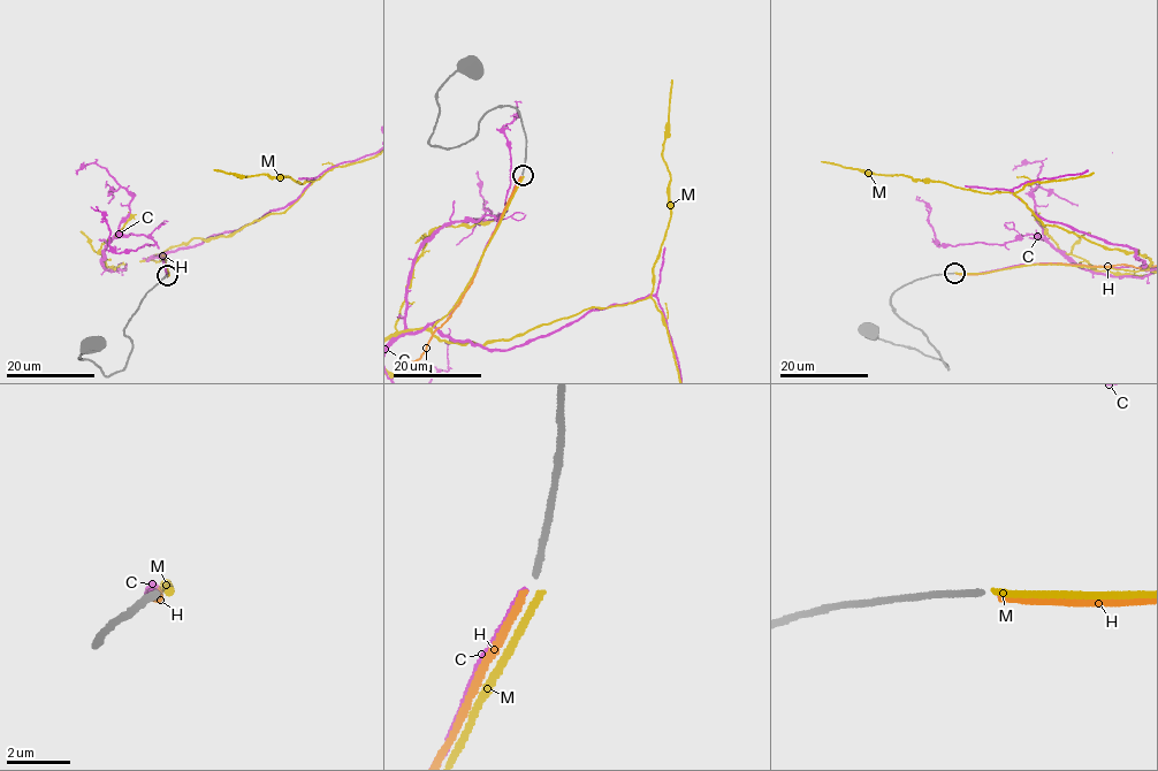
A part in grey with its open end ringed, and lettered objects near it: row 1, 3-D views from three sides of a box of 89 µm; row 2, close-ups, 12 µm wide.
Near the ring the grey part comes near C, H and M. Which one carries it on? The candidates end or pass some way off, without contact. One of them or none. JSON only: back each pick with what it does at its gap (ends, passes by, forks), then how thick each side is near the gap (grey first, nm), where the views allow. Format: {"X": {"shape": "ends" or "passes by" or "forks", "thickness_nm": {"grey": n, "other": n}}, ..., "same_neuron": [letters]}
{"same_neuron": []}

